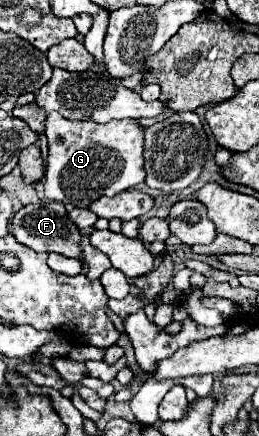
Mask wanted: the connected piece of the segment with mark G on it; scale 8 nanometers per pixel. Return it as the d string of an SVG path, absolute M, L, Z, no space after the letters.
M59 114L47 116L45 136L49 140L45 198L61 204L87 208L101 196L113 196L145 180L145 128L137 120L115 120L97 124L93 120L67 120Z

